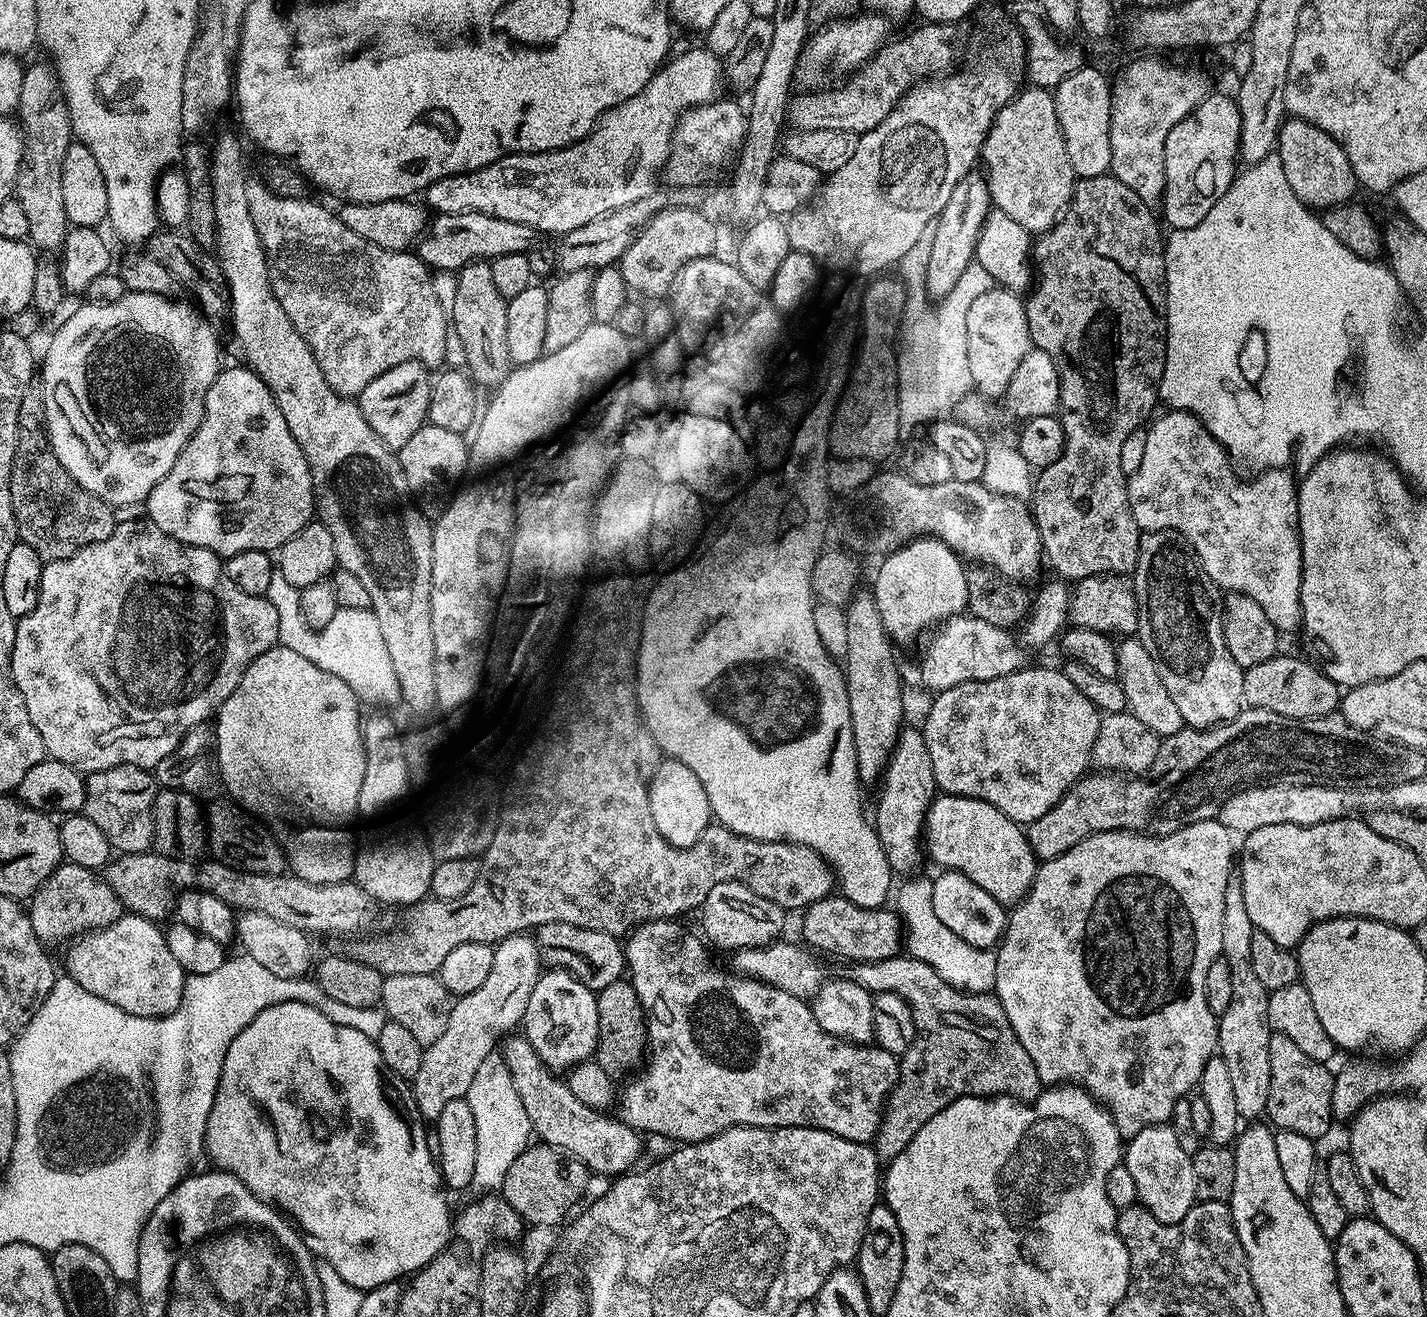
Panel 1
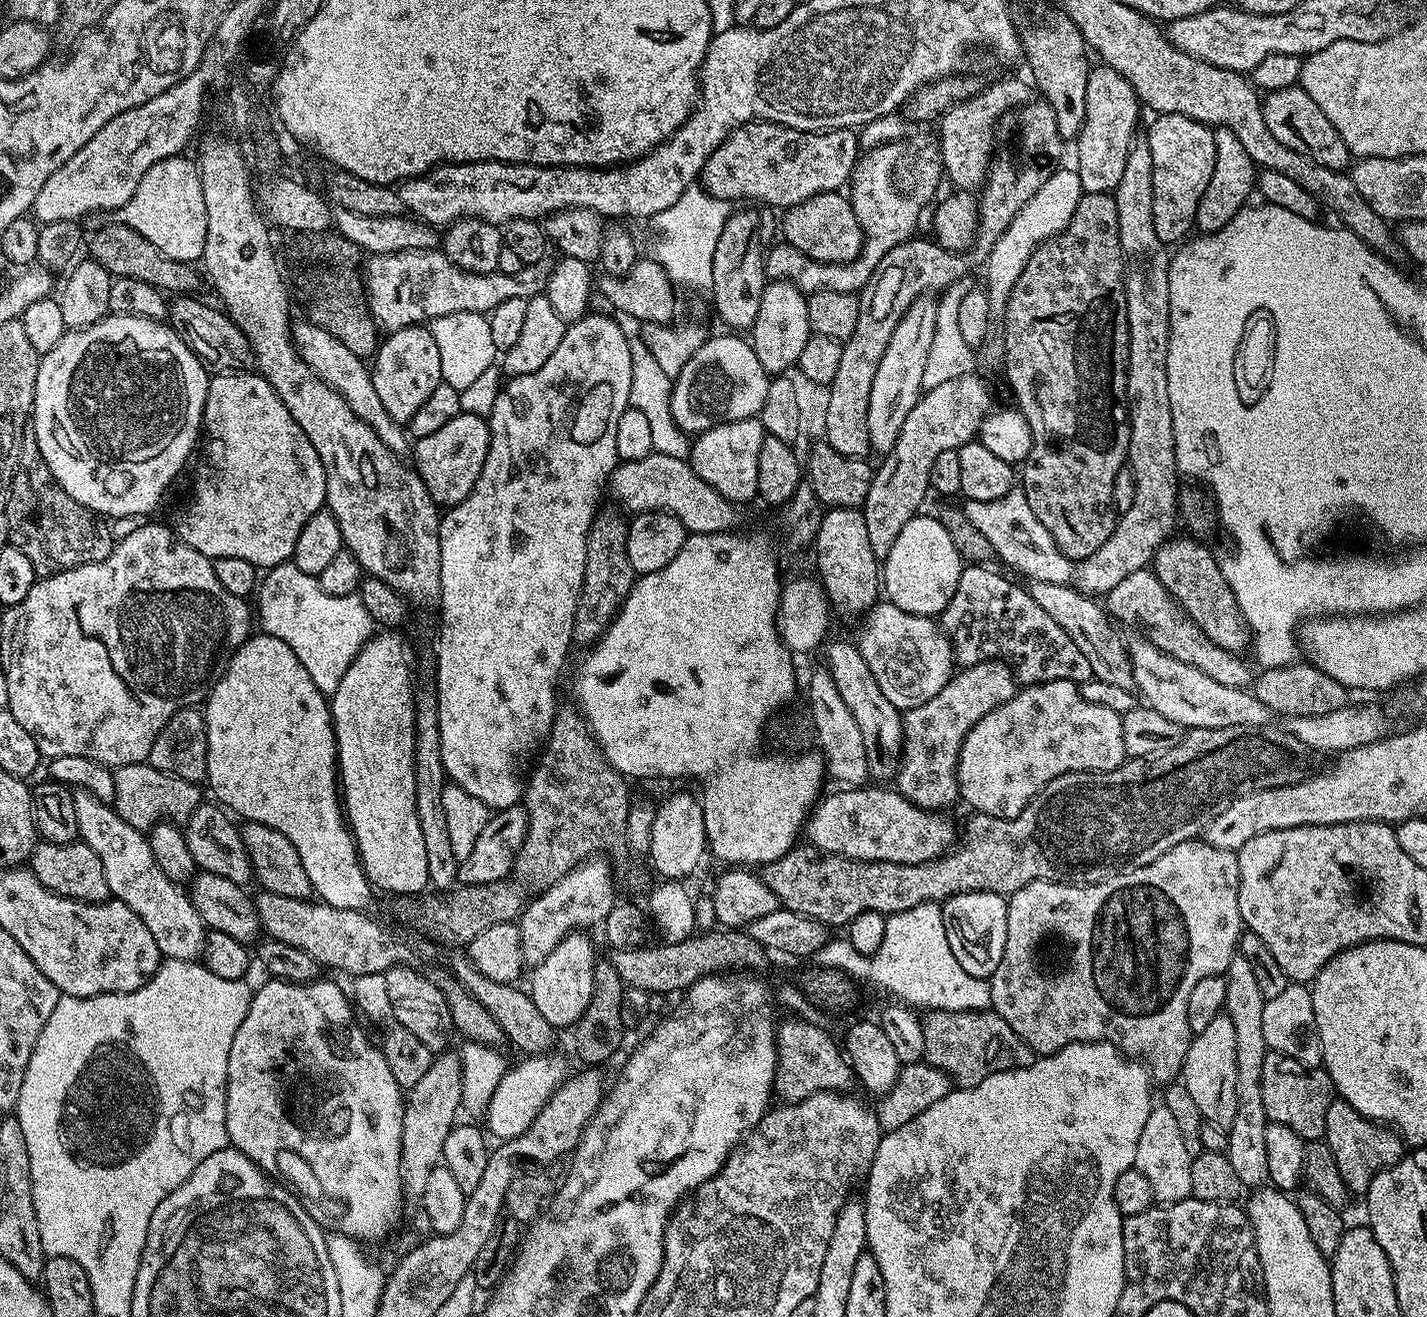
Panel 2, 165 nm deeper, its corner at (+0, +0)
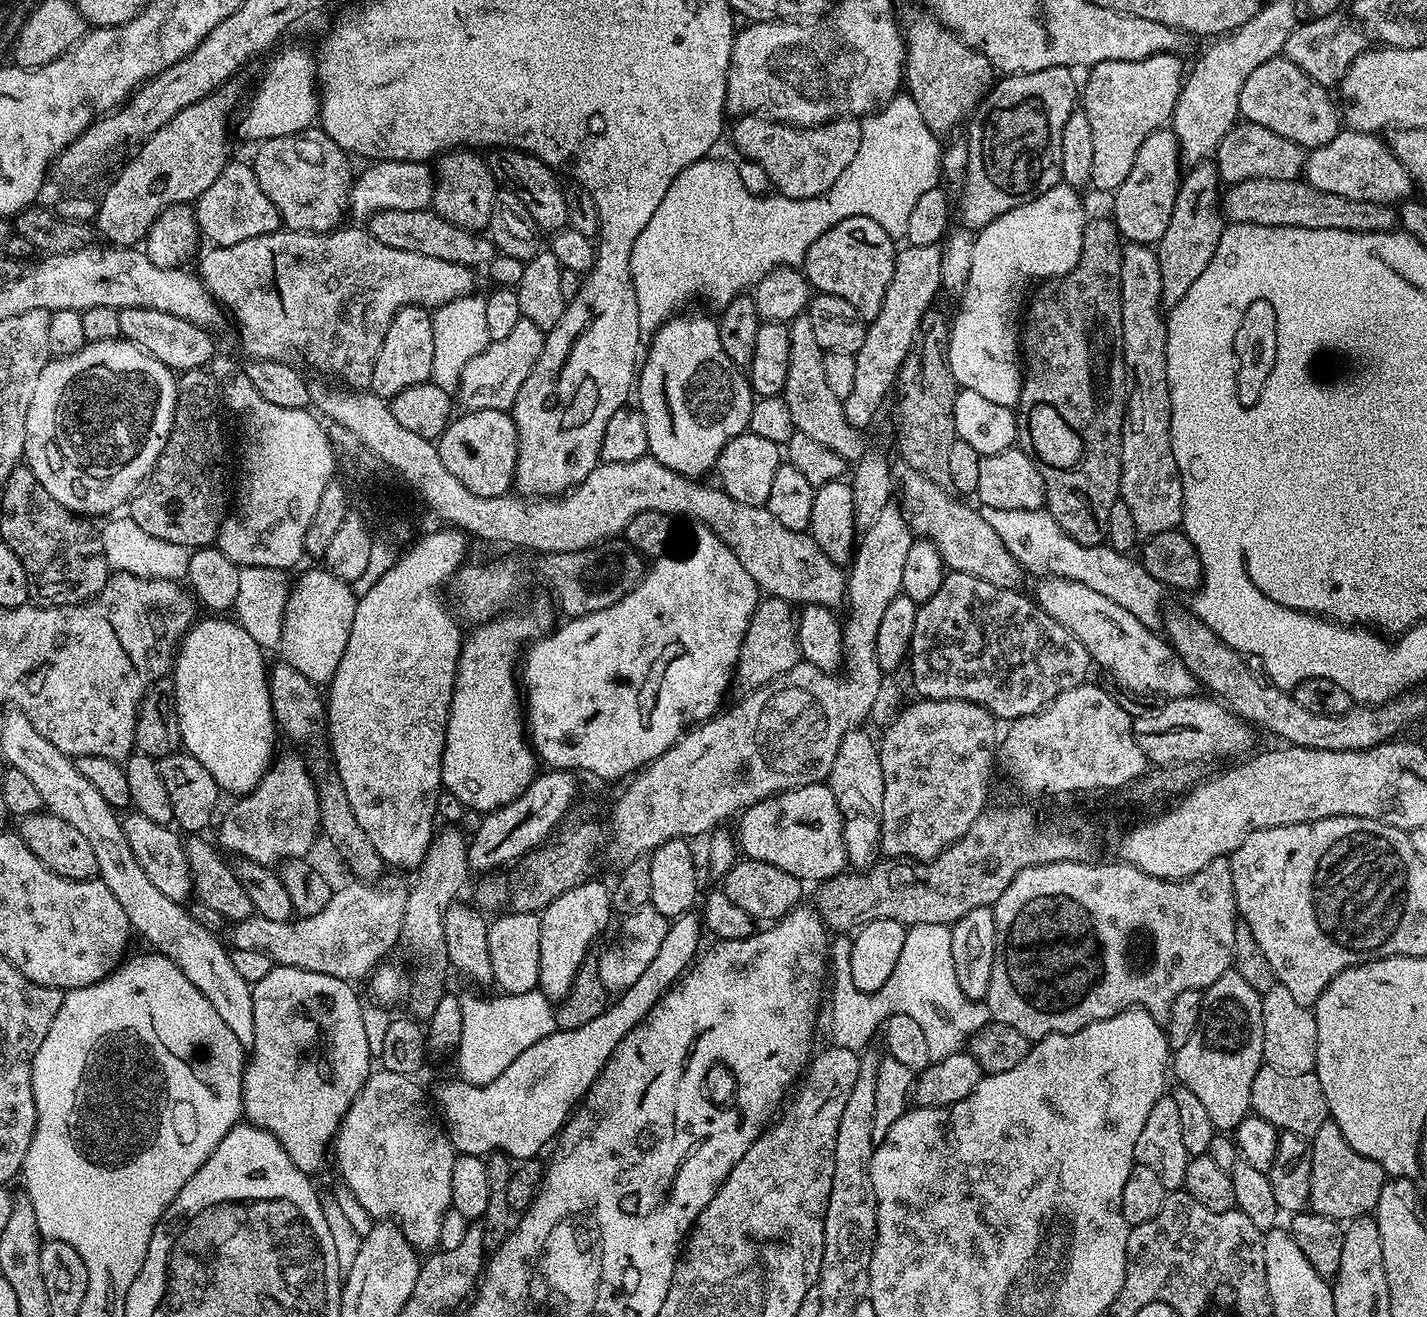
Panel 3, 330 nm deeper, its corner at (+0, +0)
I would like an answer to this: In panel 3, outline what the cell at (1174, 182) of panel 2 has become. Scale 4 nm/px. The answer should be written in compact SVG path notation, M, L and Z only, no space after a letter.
M1167 127L1152 132L1150 138L1138 146L1138 158L1134 158L1130 175L1111 197L1111 219L1115 220L1117 230L1127 243L1149 246L1160 243L1162 234L1166 234L1166 226L1170 226L1170 214L1174 214L1174 202L1182 183L1180 164L1180 144Z

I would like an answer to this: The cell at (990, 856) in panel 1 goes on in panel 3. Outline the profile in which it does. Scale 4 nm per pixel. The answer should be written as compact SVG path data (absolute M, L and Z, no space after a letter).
M827 783L791 788L758 802L739 813L740 825L734 831L738 848L749 860L770 862L801 882L823 882L839 876L849 867L842 814Z

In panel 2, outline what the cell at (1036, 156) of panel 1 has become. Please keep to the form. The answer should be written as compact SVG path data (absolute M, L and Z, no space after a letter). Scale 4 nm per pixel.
M1008 76L1005 80L996 80L993 84L986 85L985 88L983 85L975 94L960 101L959 104L952 105L939 117L940 161L944 164L947 179L952 179L957 189L976 190L983 185L988 166L992 162L994 129L997 120L1011 108L1016 108L1019 104L1027 104L1033 99L1033 89L1029 81L1025 80Z

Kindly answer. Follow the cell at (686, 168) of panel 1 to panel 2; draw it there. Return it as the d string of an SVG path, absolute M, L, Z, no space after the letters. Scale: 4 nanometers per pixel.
M753 122L751 124L742 124L731 132L727 138L718 146L718 150L714 150L714 154L710 154L710 158L706 162L702 173L702 184L706 191L718 197L719 200L727 200L735 202L745 196L745 201L756 202L752 200L760 200L761 205L771 205L776 210L787 210L793 208L798 202L804 202L806 198L812 198L814 194L822 194L823 192L835 192L843 189L851 181L852 173L855 172L858 163L858 157L861 155L862 145L858 139L857 133L851 128L834 128L823 132L803 132L797 128L787 128L785 124L770 124L767 122Z

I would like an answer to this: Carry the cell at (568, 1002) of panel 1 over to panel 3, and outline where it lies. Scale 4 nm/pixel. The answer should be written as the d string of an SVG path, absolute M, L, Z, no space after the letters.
M600 878L587 880L585 884L574 886L566 890L566 894L558 894L550 906L546 906L544 911L539 913L540 918L540 957L538 958L538 978L540 979L538 988L549 1000L560 1002L564 995L570 990L586 954L593 951L596 939L600 936L600 931L608 924L608 919L614 916L612 906L612 893L609 885L604 885Z

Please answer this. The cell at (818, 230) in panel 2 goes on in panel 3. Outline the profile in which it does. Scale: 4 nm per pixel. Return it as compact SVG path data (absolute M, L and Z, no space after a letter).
M855 216L826 230L826 234L822 234L822 238L806 250L802 271L817 293L846 298L846 302L858 310L863 320L870 322L882 310L886 286L890 286L890 278L894 278L897 251L897 241L892 240L890 234L874 222L874 218Z

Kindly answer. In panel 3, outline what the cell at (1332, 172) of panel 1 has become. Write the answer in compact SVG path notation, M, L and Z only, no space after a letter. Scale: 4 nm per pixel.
M1283 55L1262 62L1262 66L1258 66L1258 70L1242 82L1240 116L1247 123L1274 130L1280 139L1288 140L1297 149L1303 150L1326 146L1330 138L1342 131L1342 116L1333 93L1298 70L1298 66L1285 60Z

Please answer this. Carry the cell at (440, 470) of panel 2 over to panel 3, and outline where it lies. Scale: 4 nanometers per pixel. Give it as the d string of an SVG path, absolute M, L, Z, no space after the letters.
M483 408L477 412L465 411L460 415L449 423L438 441L442 463L473 494L482 494L482 498L505 495L516 479L516 463L520 454L518 430L512 421L511 411Z

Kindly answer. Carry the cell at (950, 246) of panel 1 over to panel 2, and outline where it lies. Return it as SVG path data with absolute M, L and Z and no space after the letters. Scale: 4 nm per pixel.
M925 294L910 302L910 310L902 314L902 322L894 326L890 343L878 362L874 382L870 386L870 406L866 410L866 428L870 430L872 452L891 452L910 410L922 395L922 370L926 370L926 354L930 354L930 342L934 342L934 326L938 326L938 300L935 295Z

